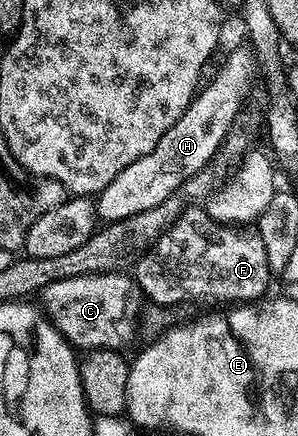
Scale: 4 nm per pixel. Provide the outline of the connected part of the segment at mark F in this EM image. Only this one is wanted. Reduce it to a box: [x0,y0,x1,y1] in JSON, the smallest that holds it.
[132,208,272,306]

